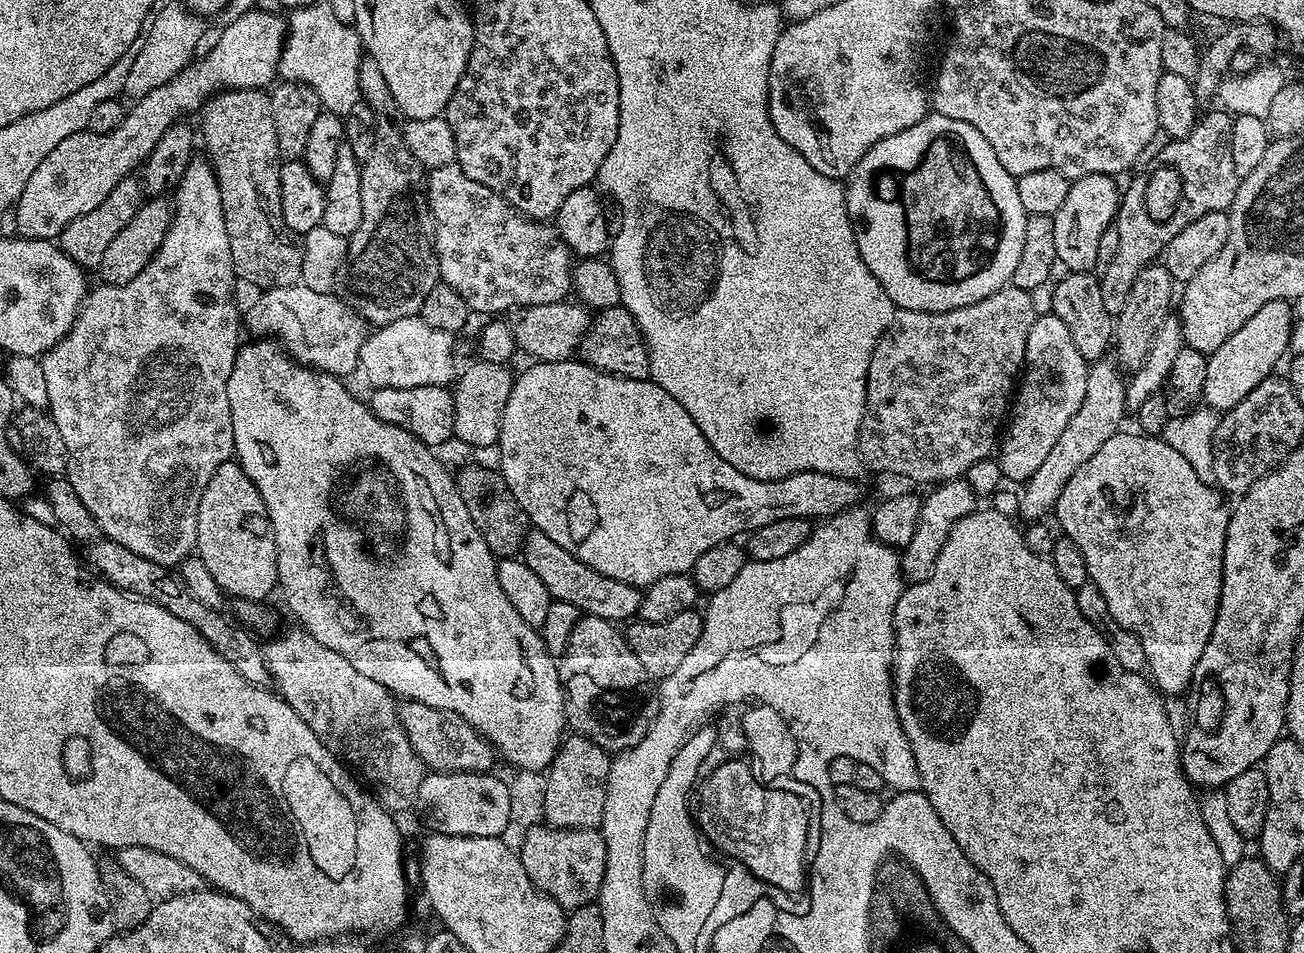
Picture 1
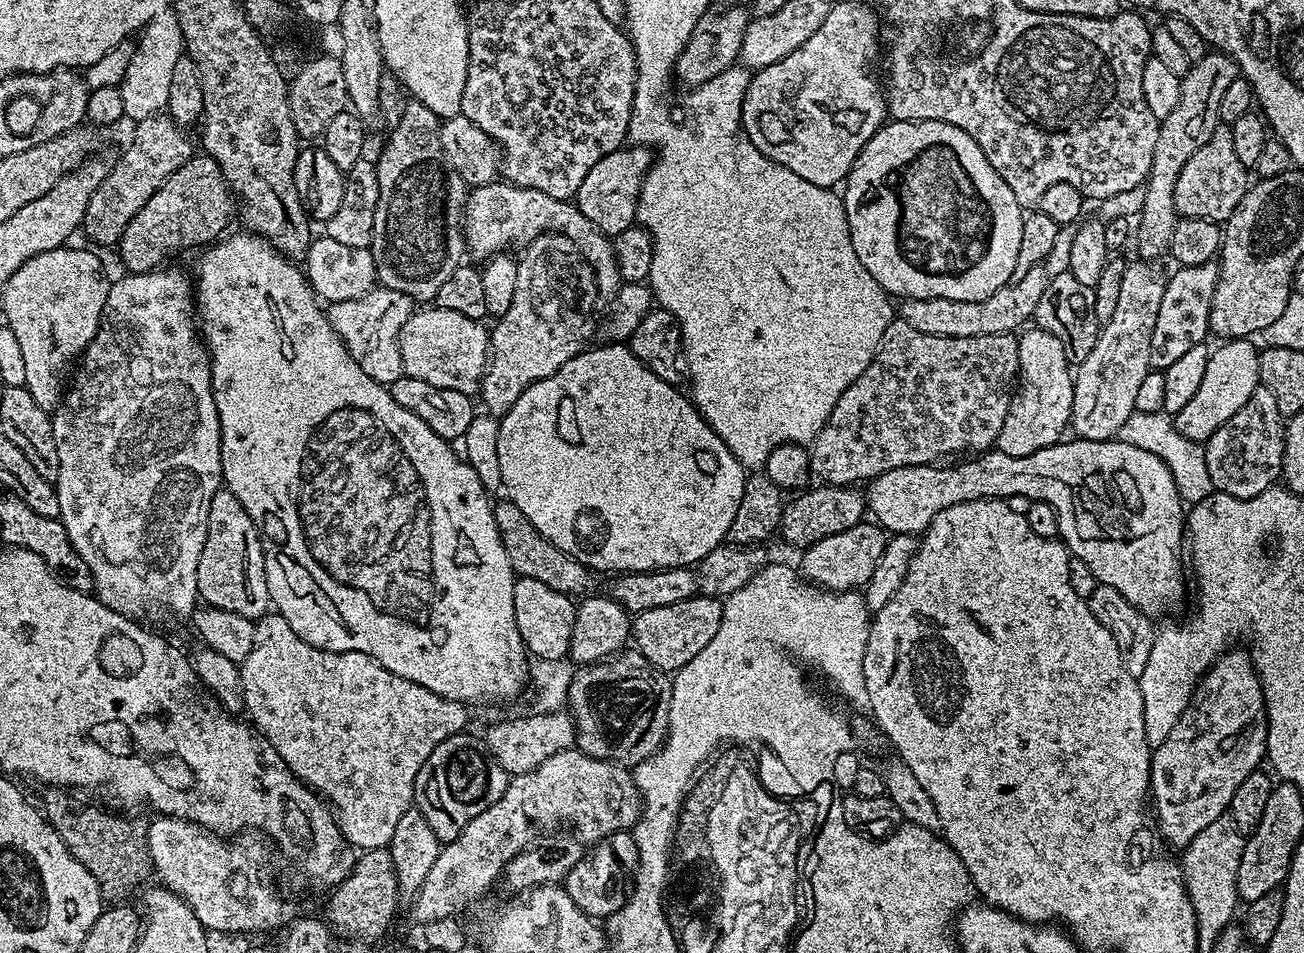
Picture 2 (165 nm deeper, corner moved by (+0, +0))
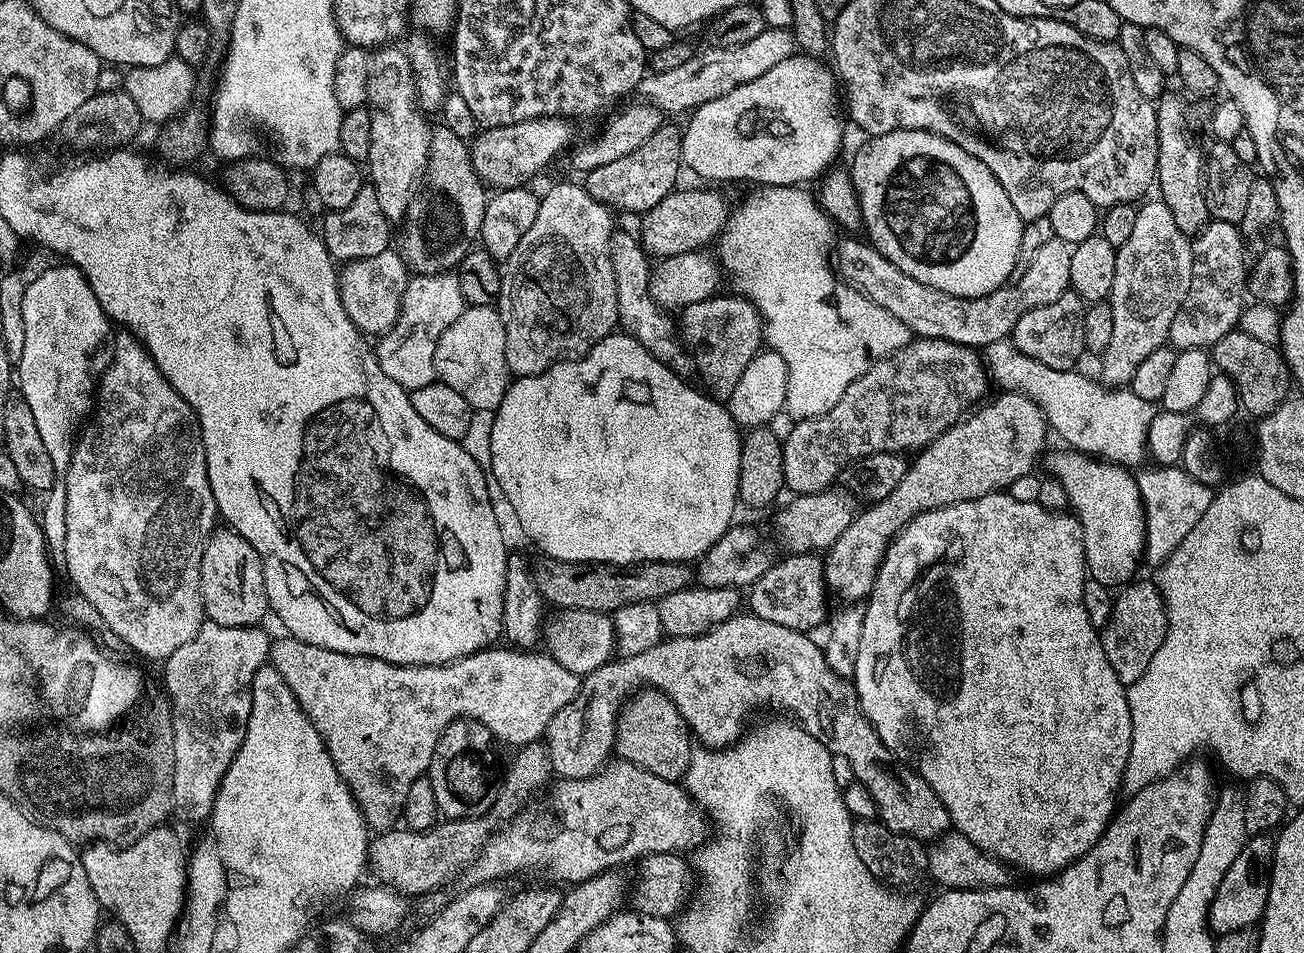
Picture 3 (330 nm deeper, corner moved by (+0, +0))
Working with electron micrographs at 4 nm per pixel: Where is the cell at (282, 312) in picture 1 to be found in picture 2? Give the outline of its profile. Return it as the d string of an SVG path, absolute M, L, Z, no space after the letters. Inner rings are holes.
M373 287L372 291L362 294L357 300L347 300L337 304L328 304L326 315L328 324L342 338L346 350L374 378L374 382L391 386L404 375L402 354L400 353L400 335L402 326L412 316L414 301L398 290Z

